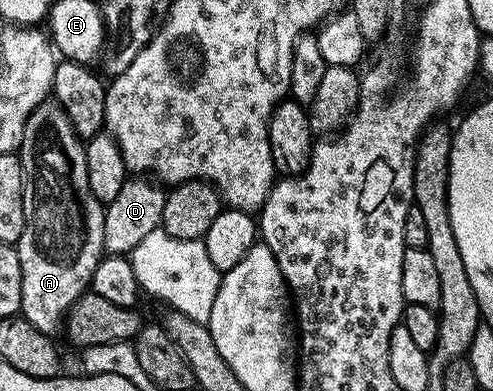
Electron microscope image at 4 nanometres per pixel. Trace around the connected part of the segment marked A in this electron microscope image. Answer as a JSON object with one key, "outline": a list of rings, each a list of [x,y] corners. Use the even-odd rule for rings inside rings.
{"outline":[[[48,100],[42,102],[29,116],[17,151],[21,160],[21,180],[25,188],[25,232],[21,232],[21,240],[17,243],[19,263],[21,264],[21,304],[19,309],[22,317],[27,318],[29,324],[33,324],[33,328],[37,328],[49,335],[54,335],[56,333],[55,329],[58,326],[60,329],[64,325],[67,314],[71,310],[71,305],[82,294],[88,293],[95,276],[95,270],[99,266],[99,259],[104,257],[105,254],[103,249],[103,237],[105,236],[105,216],[103,211],[105,206],[104,203],[97,200],[97,196],[93,196],[93,188],[89,188],[89,172],[85,172],[85,152],[83,148],[84,143],[81,141],[79,133],[73,128],[69,116],[60,108],[58,102]]]}

